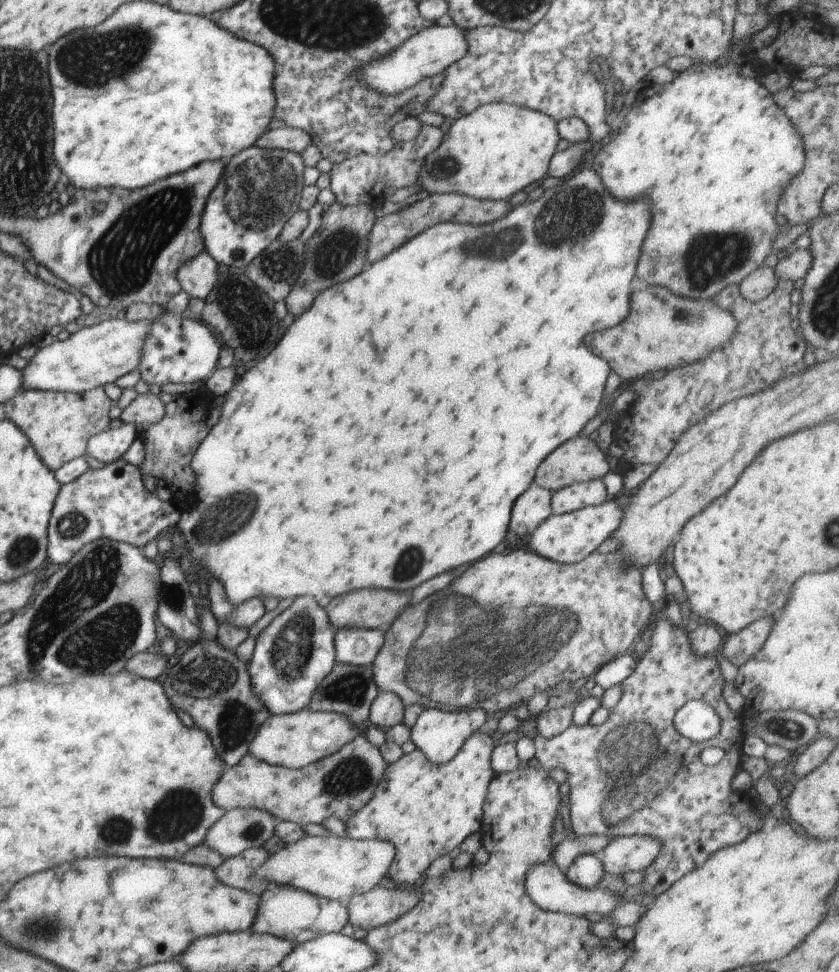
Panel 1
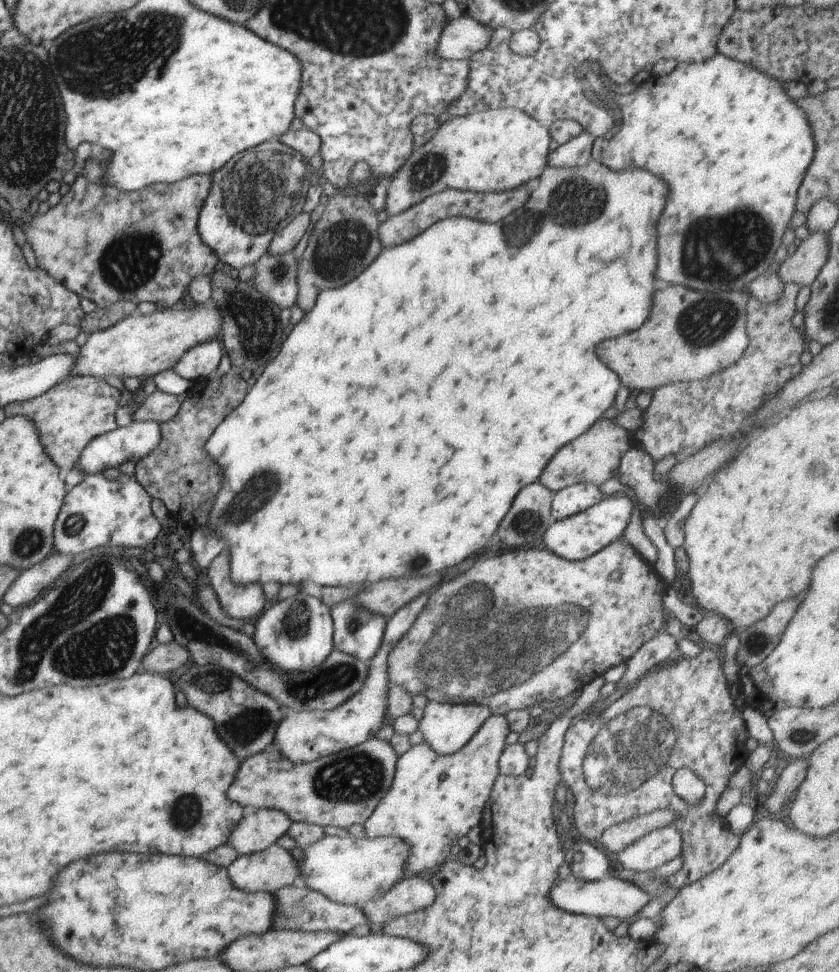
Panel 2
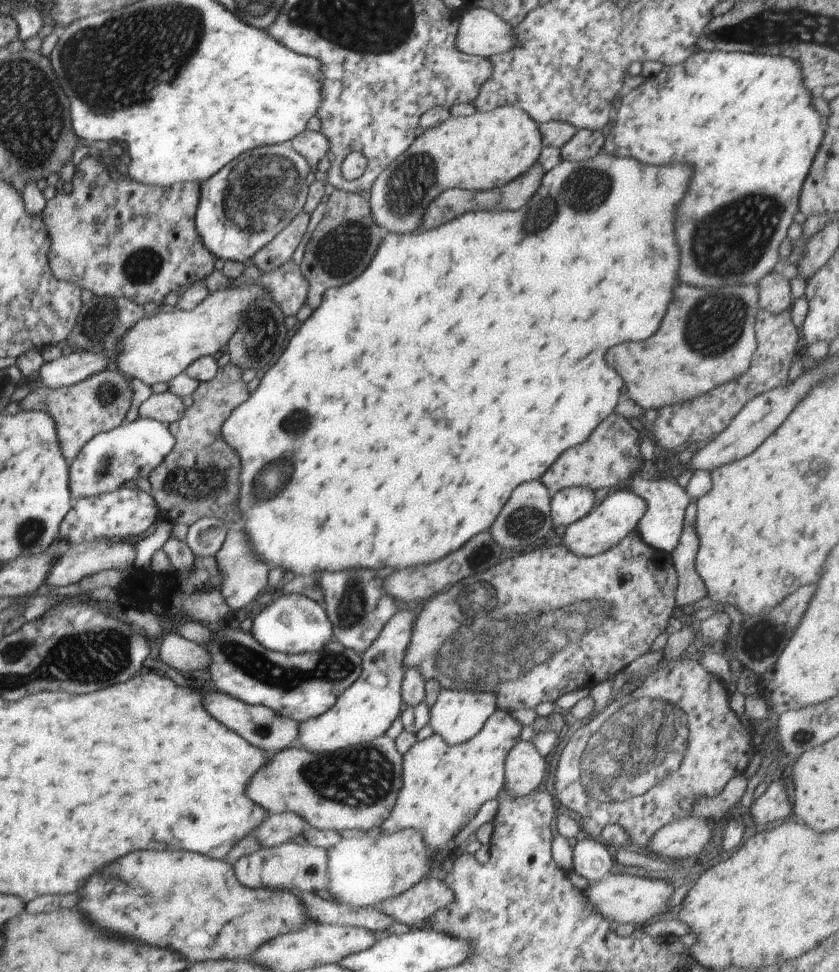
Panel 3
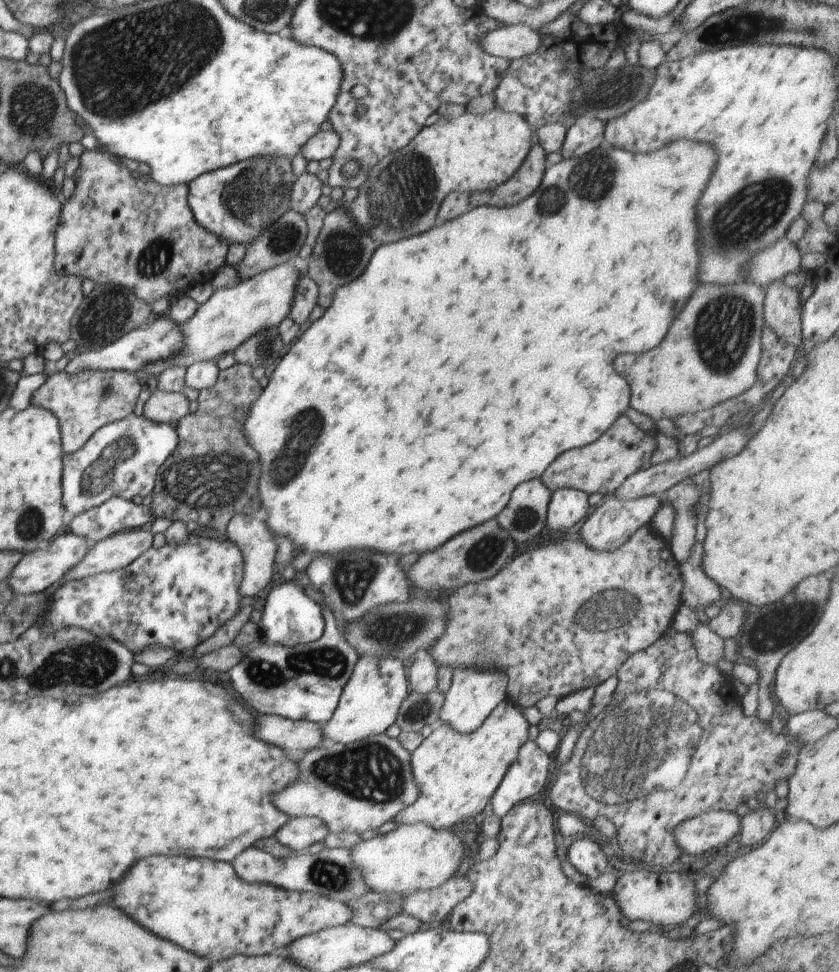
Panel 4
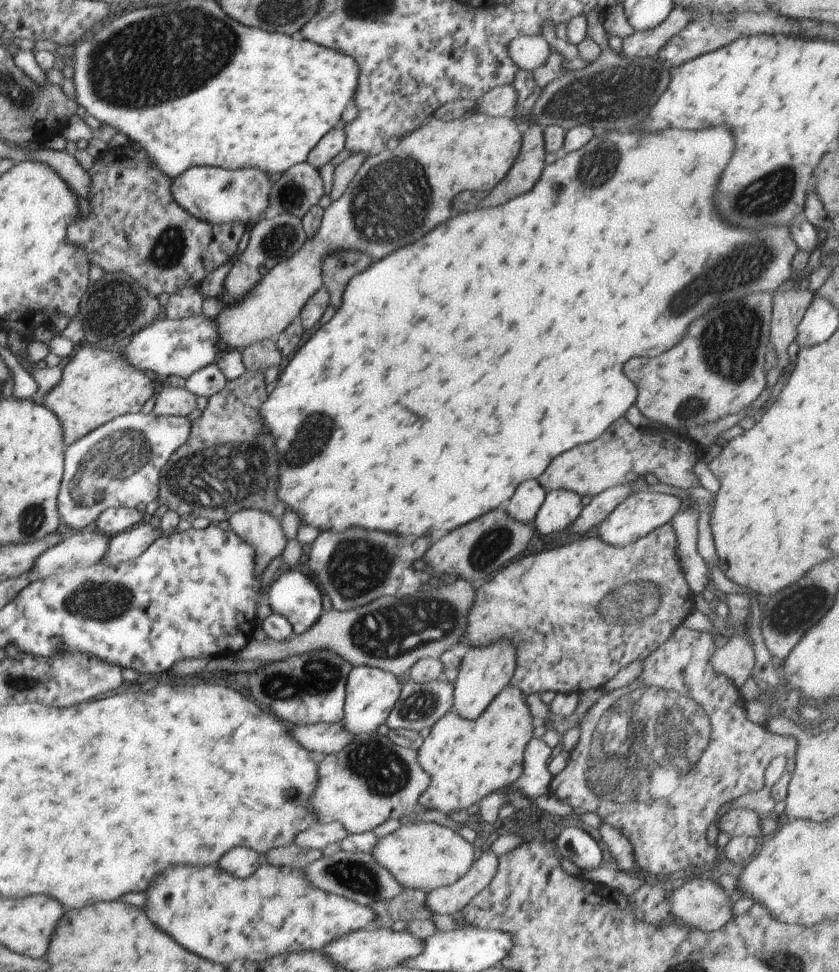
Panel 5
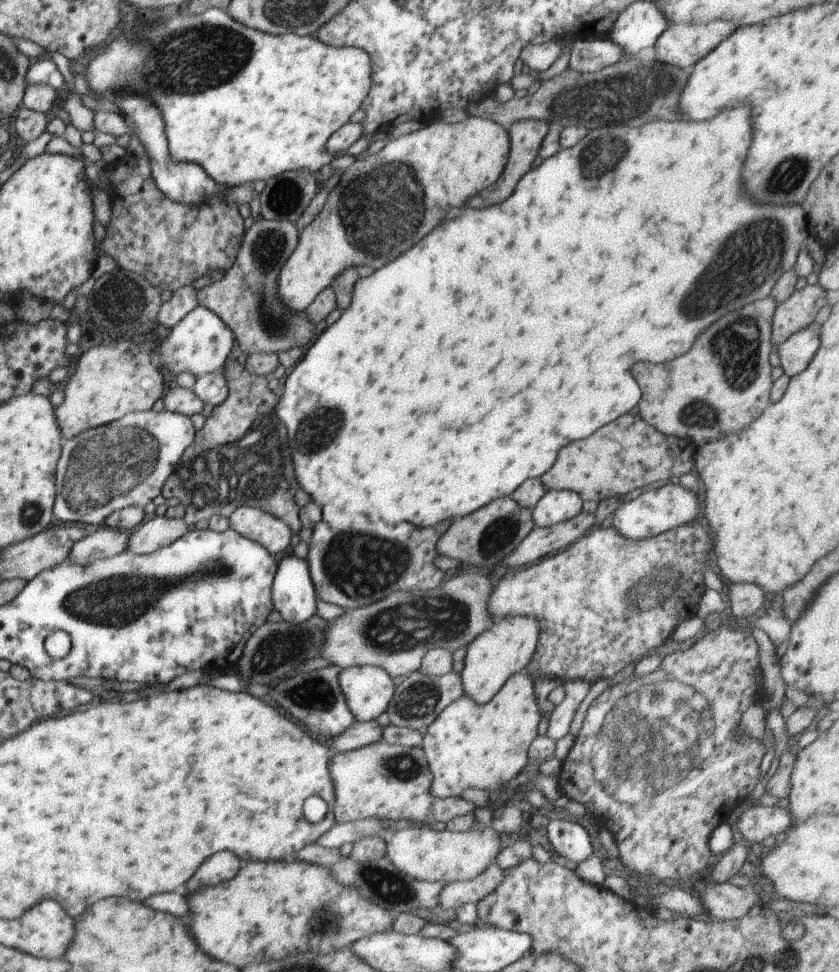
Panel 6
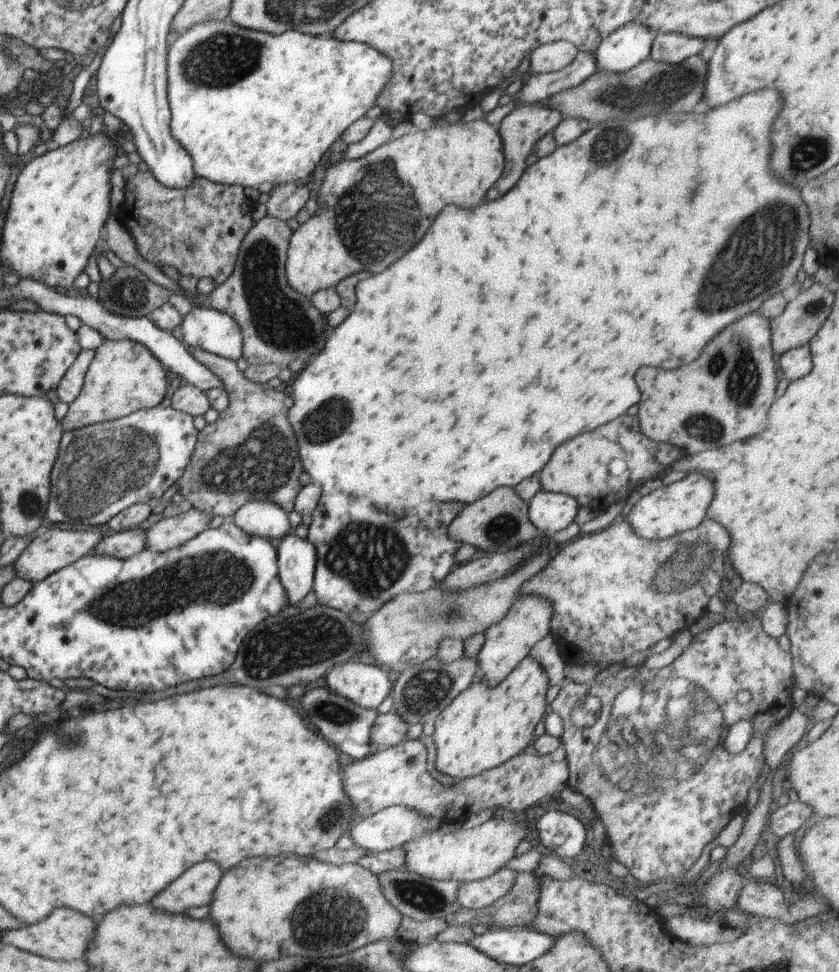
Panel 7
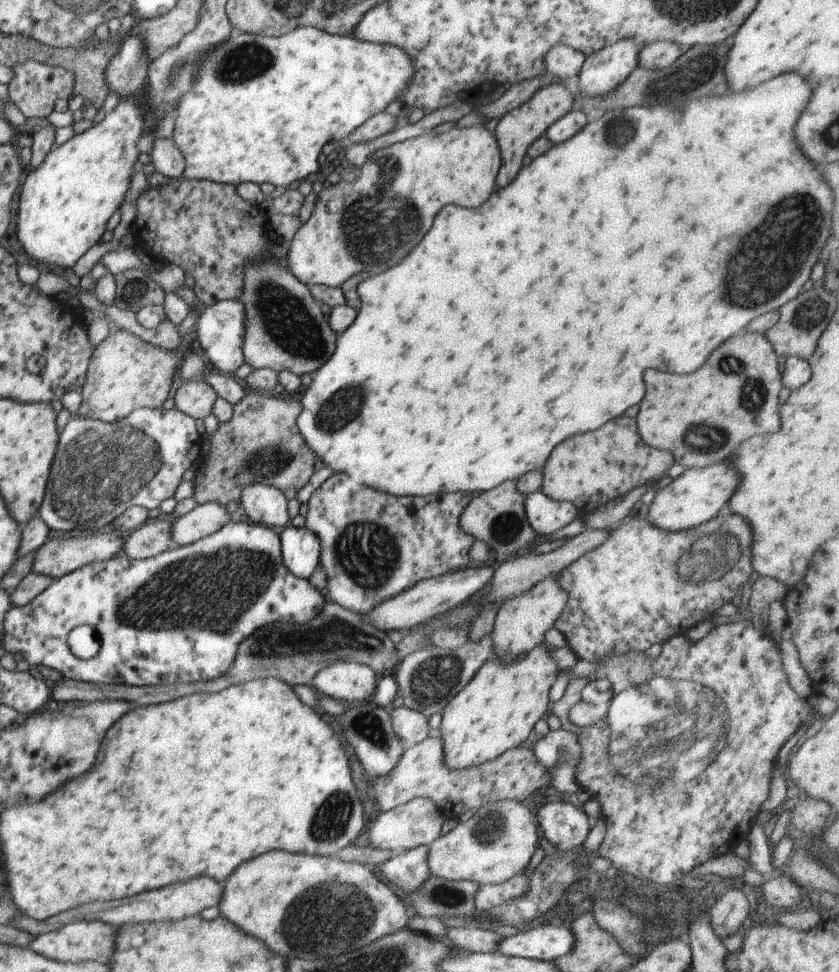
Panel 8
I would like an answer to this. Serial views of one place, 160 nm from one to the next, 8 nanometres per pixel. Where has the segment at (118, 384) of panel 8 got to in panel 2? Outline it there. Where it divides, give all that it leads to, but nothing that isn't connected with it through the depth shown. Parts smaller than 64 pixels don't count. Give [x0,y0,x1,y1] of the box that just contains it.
[22,377,120,473]

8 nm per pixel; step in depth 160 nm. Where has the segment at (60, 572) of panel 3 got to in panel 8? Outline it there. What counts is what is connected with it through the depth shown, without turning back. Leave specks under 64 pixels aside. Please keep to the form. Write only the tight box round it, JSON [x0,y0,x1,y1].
[172,501,230,546]

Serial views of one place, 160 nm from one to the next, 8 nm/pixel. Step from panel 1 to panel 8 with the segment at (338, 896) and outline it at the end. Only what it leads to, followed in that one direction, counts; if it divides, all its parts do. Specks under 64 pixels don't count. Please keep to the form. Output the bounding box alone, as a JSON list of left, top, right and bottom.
[428,799,538,885]

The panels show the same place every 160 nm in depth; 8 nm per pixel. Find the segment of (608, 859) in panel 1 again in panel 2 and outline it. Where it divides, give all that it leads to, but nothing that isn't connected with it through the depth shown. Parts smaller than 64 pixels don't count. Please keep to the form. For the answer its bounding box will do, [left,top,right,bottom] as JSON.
[618,825,683,870]

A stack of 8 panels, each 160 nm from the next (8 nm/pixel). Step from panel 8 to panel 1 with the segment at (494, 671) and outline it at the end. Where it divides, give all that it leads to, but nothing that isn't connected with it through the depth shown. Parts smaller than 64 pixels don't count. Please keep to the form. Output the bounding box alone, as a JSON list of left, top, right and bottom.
[345,730,496,884]

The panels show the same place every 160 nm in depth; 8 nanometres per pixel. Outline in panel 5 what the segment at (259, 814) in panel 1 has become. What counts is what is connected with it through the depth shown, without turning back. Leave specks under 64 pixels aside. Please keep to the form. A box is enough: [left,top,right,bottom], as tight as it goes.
[294,823,349,850]

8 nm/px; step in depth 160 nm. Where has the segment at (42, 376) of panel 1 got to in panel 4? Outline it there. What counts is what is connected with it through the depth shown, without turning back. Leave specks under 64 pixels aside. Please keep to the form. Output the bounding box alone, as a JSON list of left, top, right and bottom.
[142,262,300,378]

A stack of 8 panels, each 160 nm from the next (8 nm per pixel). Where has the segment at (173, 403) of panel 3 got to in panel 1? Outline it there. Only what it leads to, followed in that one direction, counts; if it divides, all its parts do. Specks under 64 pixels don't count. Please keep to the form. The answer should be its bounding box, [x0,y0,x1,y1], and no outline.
[121,390,166,430]

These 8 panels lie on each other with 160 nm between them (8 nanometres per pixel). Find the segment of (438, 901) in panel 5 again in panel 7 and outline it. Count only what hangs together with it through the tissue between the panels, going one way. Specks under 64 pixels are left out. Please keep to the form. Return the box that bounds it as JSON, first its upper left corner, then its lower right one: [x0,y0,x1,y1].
[458,868,517,909]

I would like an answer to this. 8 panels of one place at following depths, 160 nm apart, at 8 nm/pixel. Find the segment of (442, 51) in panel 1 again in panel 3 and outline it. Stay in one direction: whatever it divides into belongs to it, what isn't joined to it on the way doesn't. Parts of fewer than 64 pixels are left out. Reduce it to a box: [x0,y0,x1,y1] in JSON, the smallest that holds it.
[455,7,517,59]

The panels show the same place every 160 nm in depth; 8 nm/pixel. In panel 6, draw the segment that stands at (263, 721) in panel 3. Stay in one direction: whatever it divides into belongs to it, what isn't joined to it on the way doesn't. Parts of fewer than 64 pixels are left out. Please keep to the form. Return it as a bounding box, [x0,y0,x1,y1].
[329,721,383,752]

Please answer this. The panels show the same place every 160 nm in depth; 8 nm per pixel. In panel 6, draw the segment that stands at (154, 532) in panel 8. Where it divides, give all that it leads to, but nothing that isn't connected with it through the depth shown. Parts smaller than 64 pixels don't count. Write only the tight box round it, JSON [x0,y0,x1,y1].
[68,527,132,566]

